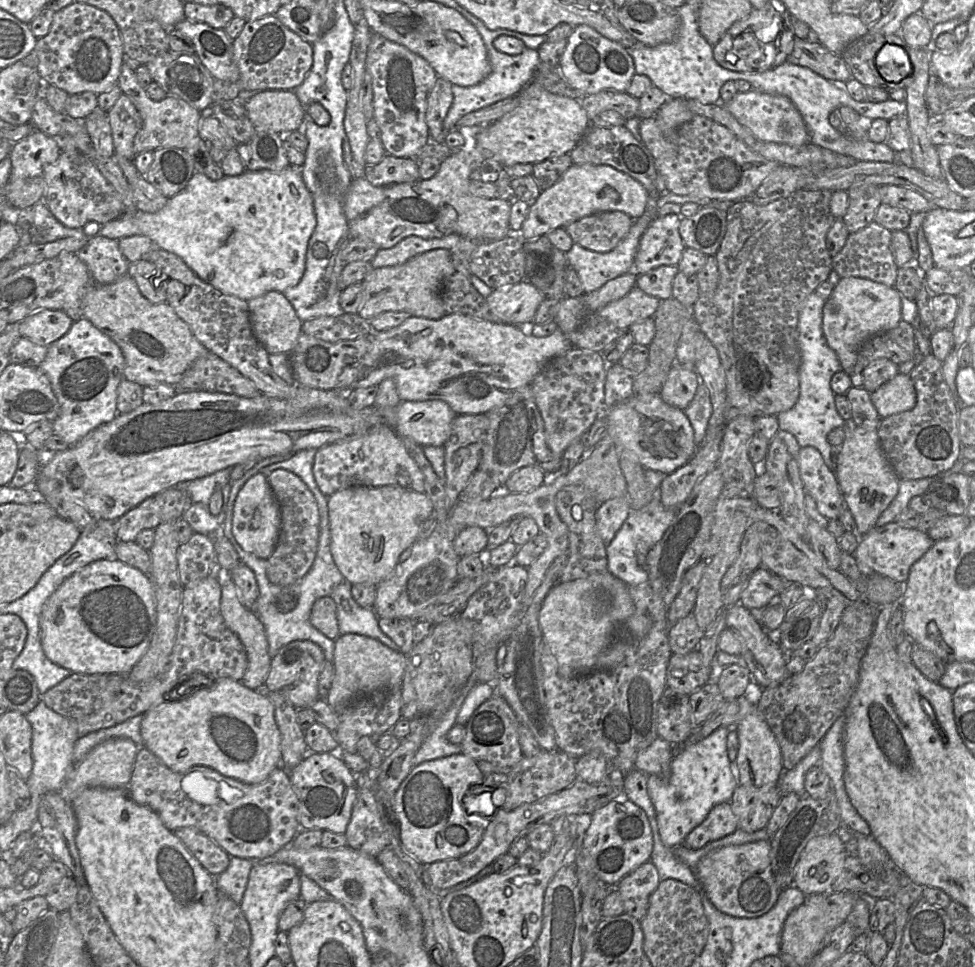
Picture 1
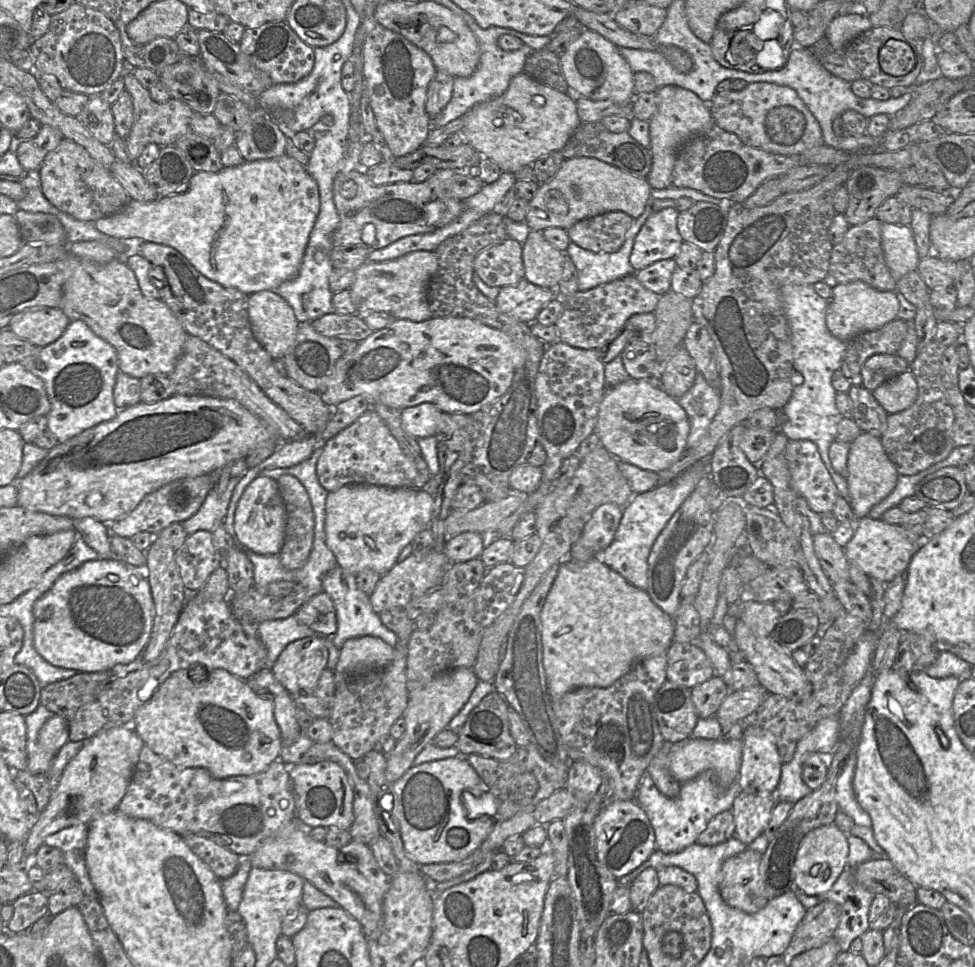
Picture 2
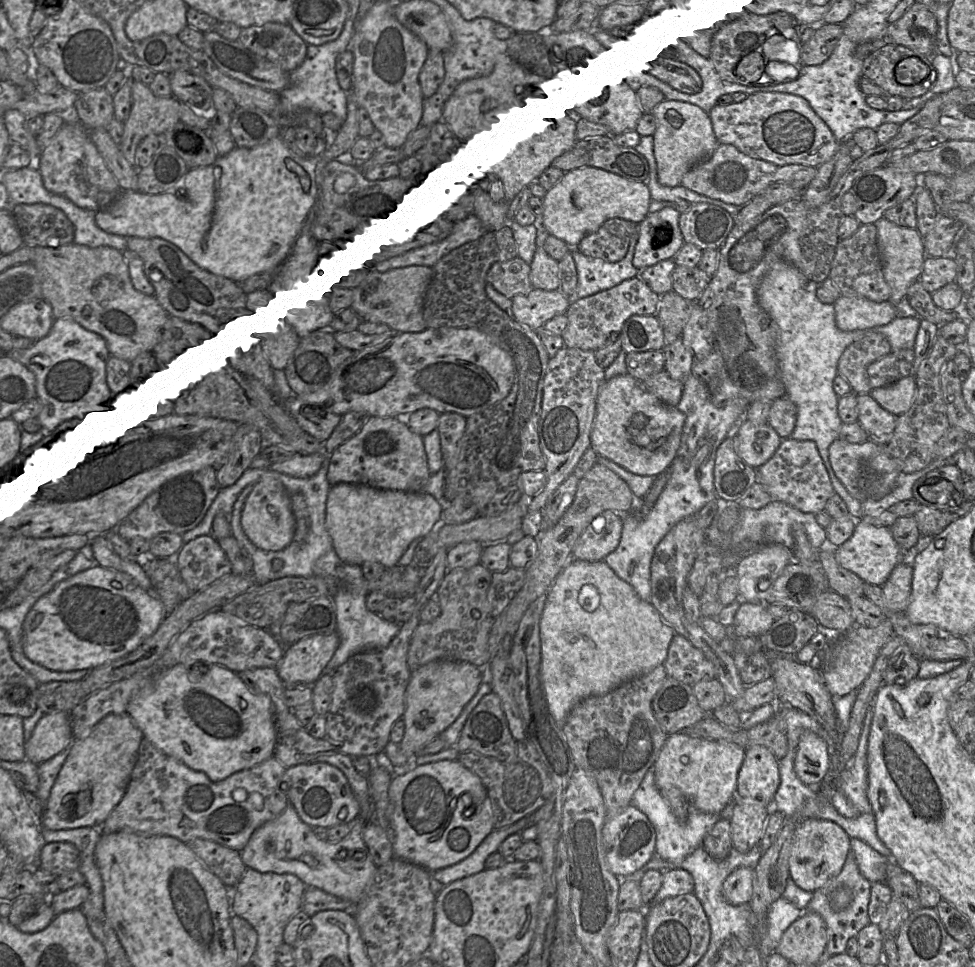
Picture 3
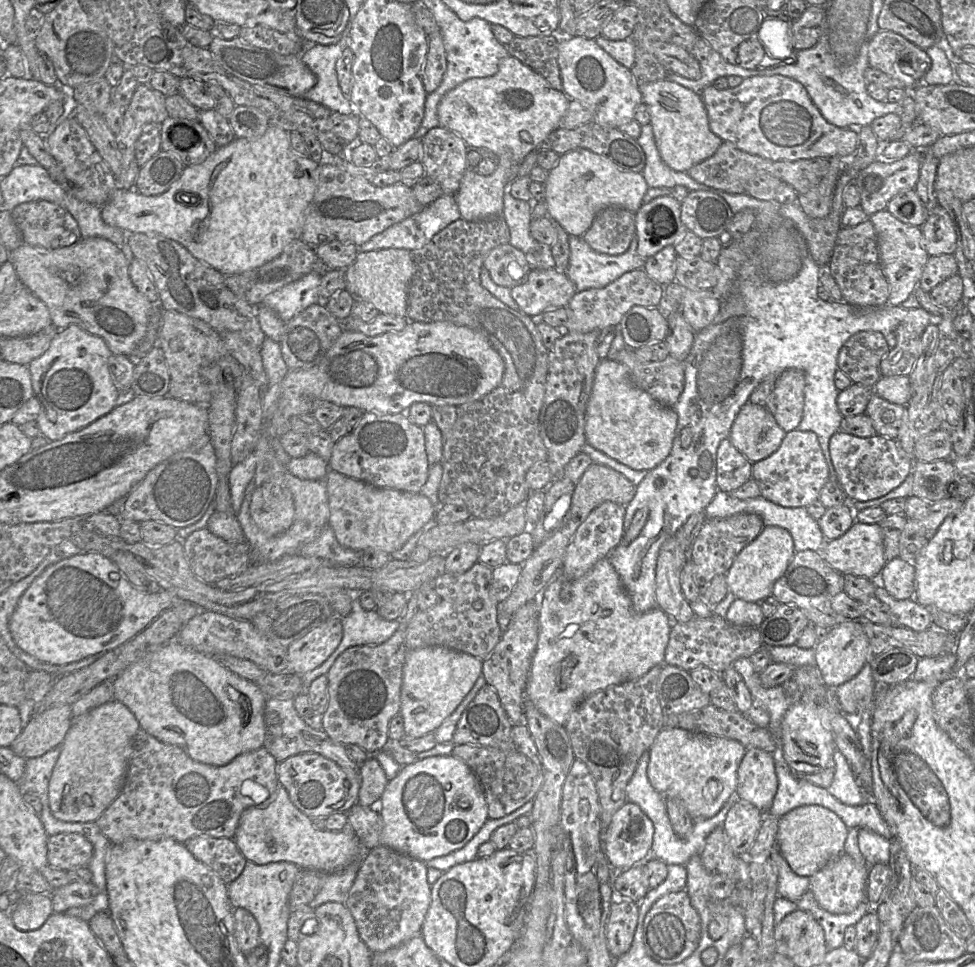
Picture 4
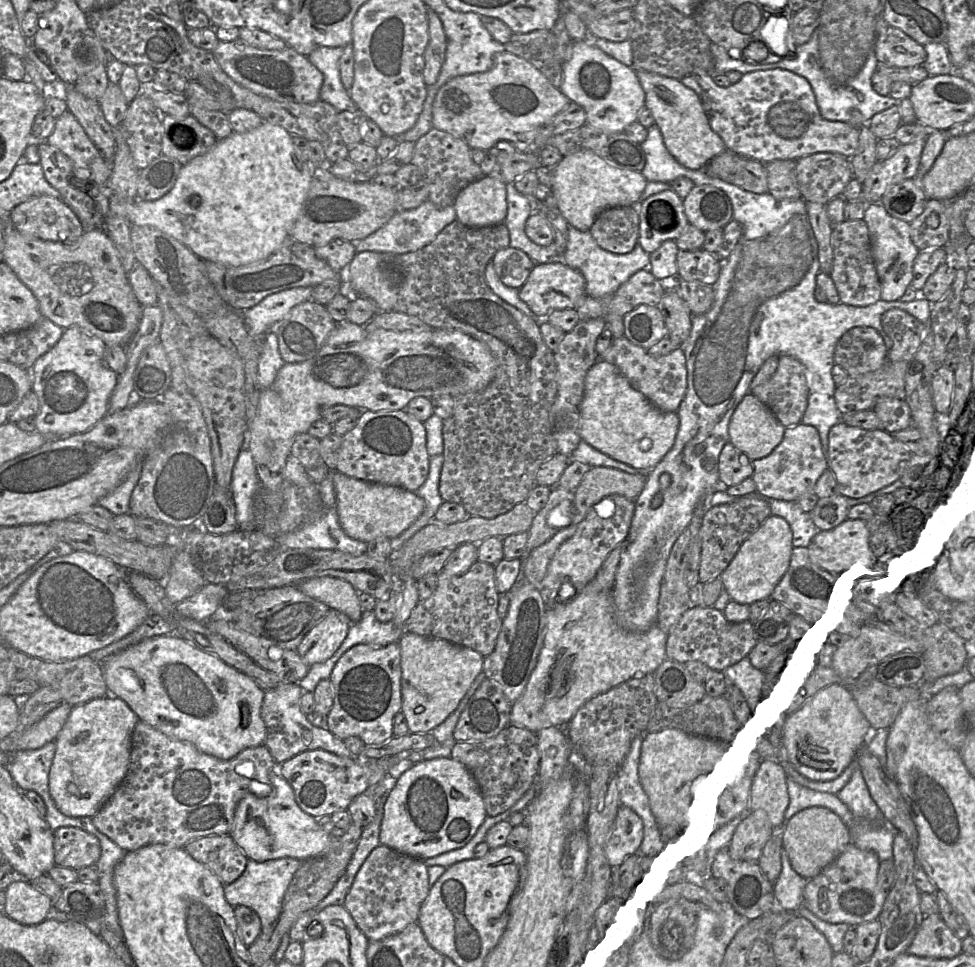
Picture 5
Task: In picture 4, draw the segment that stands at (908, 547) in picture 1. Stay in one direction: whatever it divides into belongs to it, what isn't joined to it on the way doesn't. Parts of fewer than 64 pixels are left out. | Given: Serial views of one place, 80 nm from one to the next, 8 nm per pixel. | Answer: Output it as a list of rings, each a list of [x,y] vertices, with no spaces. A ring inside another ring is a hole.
[[[855,522],[841,537],[826,541],[820,552],[828,565],[841,574],[851,574],[877,580],[887,560],[884,553],[882,530],[878,524]]]

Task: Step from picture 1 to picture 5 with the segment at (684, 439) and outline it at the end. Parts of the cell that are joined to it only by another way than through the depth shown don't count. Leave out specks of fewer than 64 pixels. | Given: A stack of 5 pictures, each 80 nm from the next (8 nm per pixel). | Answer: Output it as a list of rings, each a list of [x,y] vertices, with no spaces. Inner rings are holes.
[[[599,358],[586,374],[579,413],[579,433],[583,441],[641,470],[653,469],[670,450],[679,425],[676,412],[659,410],[631,385],[618,367]]]

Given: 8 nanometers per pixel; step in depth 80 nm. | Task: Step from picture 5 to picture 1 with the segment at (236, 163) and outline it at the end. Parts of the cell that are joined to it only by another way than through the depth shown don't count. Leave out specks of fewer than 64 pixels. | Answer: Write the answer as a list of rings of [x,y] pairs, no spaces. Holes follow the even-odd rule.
[[[288,166],[281,171],[250,171],[245,170],[238,176],[224,175],[220,180],[211,180],[203,173],[194,172],[188,185],[177,195],[168,199],[167,204],[158,212],[148,213],[141,210],[126,211],[120,217],[101,225],[99,234],[110,239],[121,239],[134,235],[144,235],[152,239],[158,248],[172,252],[180,257],[186,265],[204,282],[210,284],[224,294],[236,296],[249,301],[269,291],[283,292],[289,287],[296,286],[306,267],[306,253],[309,239],[316,227],[316,215],[313,205],[313,197],[305,185],[299,169]]]

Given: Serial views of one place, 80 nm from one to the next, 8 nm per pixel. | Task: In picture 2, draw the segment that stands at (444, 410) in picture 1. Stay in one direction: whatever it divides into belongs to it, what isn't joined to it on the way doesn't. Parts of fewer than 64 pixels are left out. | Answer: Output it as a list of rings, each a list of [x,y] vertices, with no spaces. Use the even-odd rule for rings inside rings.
[[[421,403],[400,411],[402,428],[418,438],[436,436],[442,412],[432,403]]]

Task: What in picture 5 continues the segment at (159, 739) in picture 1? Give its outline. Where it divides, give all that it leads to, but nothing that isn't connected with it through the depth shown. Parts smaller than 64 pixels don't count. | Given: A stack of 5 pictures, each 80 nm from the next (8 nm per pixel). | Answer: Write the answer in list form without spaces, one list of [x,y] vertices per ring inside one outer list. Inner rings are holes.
[[[178,635],[144,639],[100,664],[108,695],[124,701],[139,720],[172,739],[191,743],[198,751],[221,760],[229,760],[246,748],[264,745],[266,727],[260,713],[264,691],[244,673],[197,649]]]

